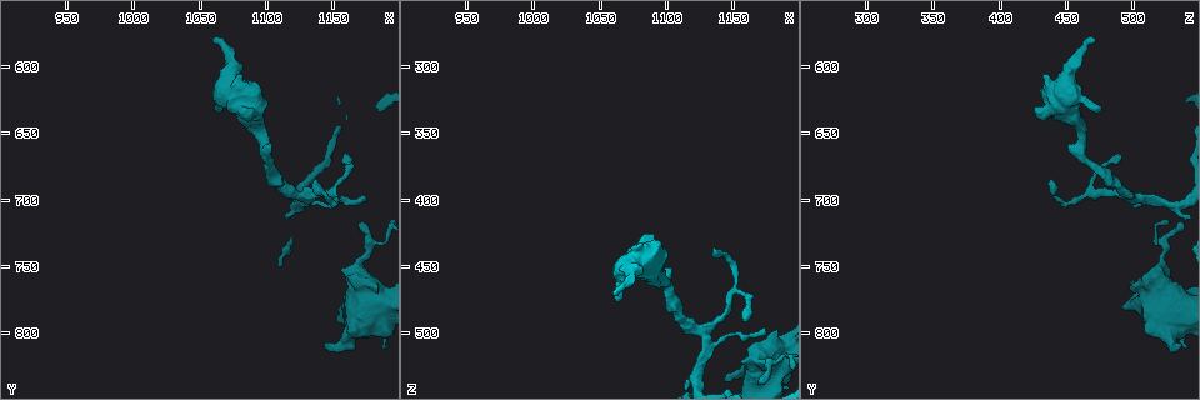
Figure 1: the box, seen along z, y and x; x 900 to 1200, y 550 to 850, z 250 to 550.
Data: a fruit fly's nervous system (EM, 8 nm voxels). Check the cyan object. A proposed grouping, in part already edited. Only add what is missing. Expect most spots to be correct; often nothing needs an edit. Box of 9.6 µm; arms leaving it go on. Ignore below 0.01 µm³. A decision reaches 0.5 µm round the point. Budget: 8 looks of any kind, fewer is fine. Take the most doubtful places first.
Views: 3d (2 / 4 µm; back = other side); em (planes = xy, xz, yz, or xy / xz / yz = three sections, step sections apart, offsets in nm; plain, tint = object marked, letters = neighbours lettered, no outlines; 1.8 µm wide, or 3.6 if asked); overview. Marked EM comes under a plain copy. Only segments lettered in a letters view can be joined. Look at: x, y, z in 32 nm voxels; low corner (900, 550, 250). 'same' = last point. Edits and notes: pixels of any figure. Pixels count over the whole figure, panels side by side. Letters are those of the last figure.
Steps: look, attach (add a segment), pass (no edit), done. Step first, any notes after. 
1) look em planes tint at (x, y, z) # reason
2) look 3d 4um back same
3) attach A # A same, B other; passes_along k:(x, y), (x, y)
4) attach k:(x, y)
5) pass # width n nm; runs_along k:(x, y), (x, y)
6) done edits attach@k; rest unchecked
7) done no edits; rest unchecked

look 3d 2um at (1128, 698, 500) # four arms meet

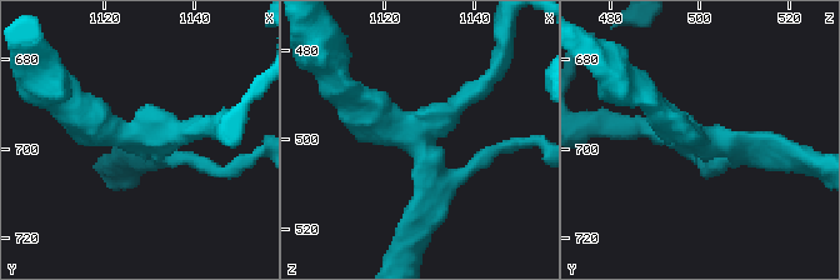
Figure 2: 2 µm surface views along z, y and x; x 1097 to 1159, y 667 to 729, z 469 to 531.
look em planes tint at (1128, 696, 498) # arms 4

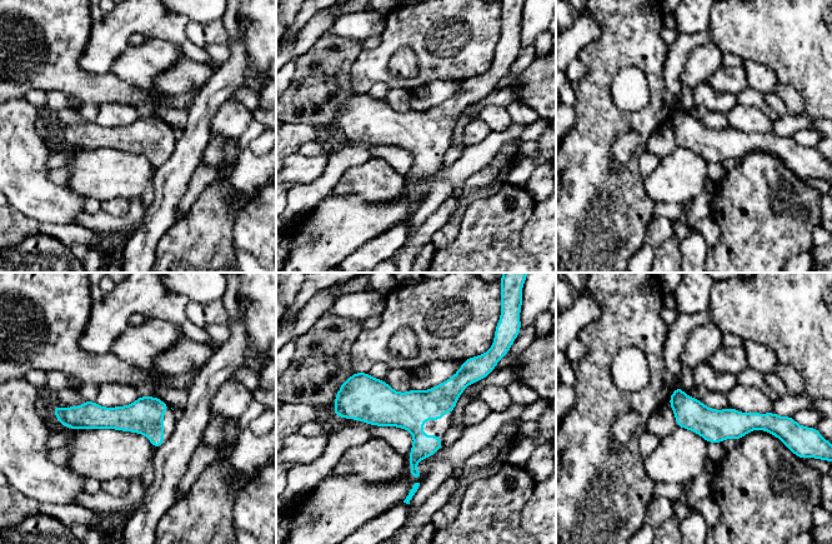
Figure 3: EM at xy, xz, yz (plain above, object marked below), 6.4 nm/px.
look em planes letters same # what lies round it

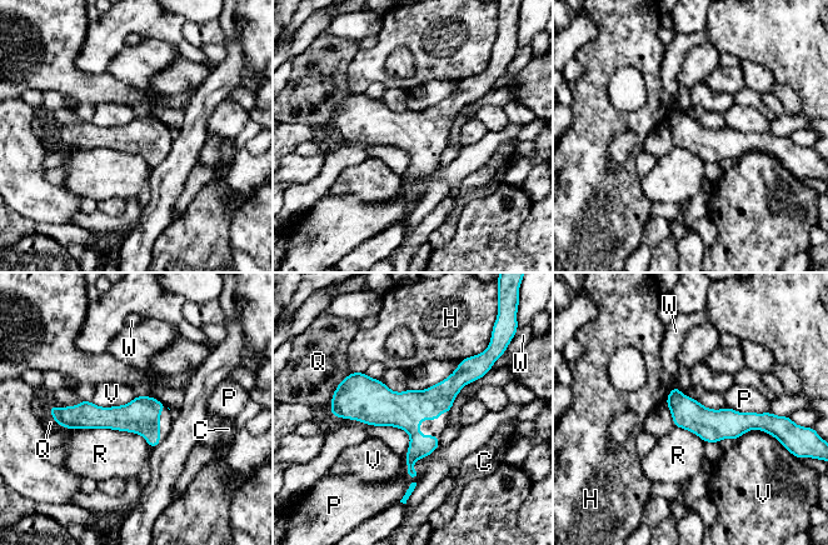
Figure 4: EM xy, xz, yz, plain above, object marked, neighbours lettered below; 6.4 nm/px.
pass # longest_contact R 650 nm; C other, H other, P other, Q other, R other, V other, W other; no lettered segment goes on from it

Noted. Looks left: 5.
look 3d 4um at (1058, 582, 470) # branch stops here

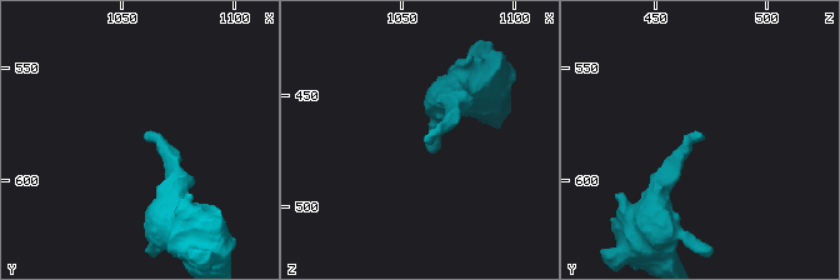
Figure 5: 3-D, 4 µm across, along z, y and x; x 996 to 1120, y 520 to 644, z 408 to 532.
look em 3.6um planes tint at (1060, 580, 471) # need the tissue

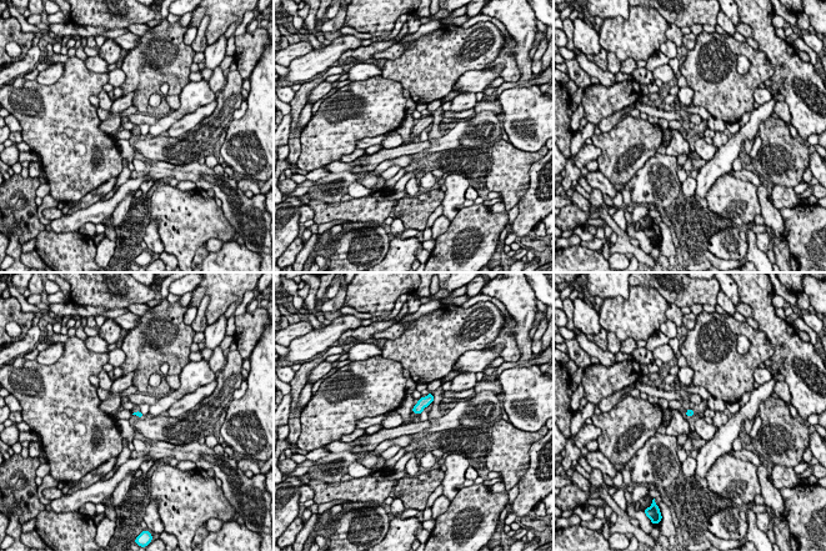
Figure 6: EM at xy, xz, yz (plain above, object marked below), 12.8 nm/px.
look em 3.6um planes letters same

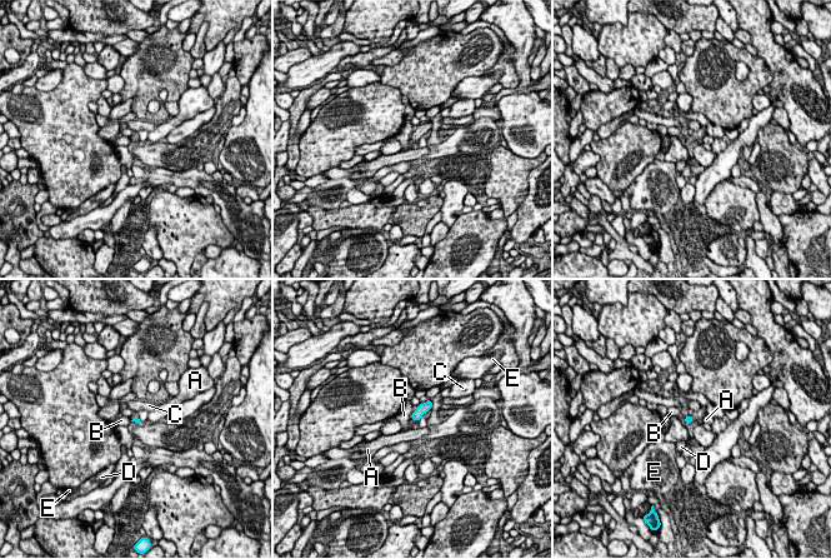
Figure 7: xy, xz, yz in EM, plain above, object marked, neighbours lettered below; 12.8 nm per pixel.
pass # longest_contact D 130 nm; A other, B other, C other, D other, E other; no lettered segment goes on from it

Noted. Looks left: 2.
look em planes tint at (1144, 810, 536) # free end

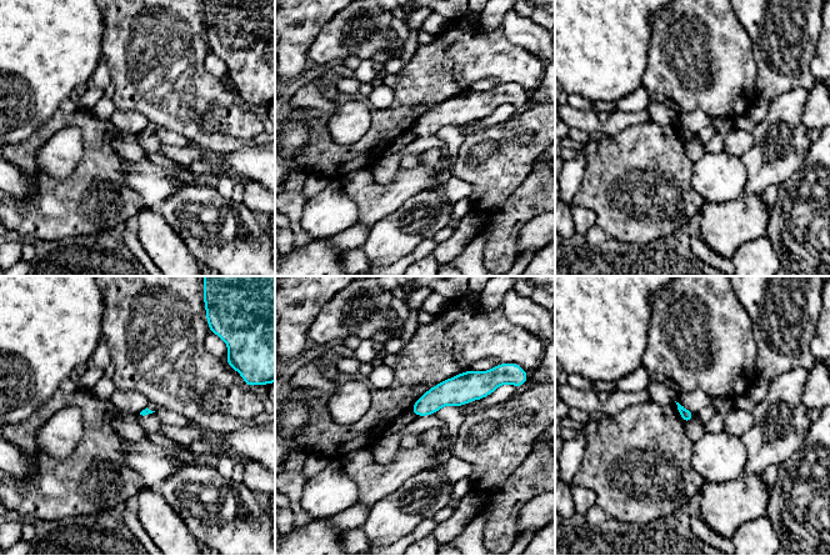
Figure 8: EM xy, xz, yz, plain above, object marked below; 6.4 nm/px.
look em planes letters same

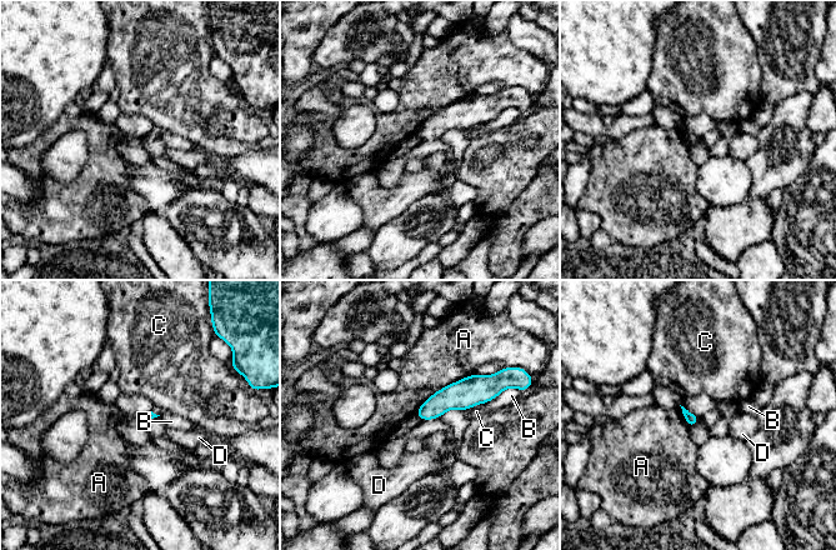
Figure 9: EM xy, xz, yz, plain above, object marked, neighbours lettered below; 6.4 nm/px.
pass # A other, B other, C other, D other; border 9:(472, 373), (437, 389), (414, 413); none of them fits

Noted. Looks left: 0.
done no edits; rest unchecked

